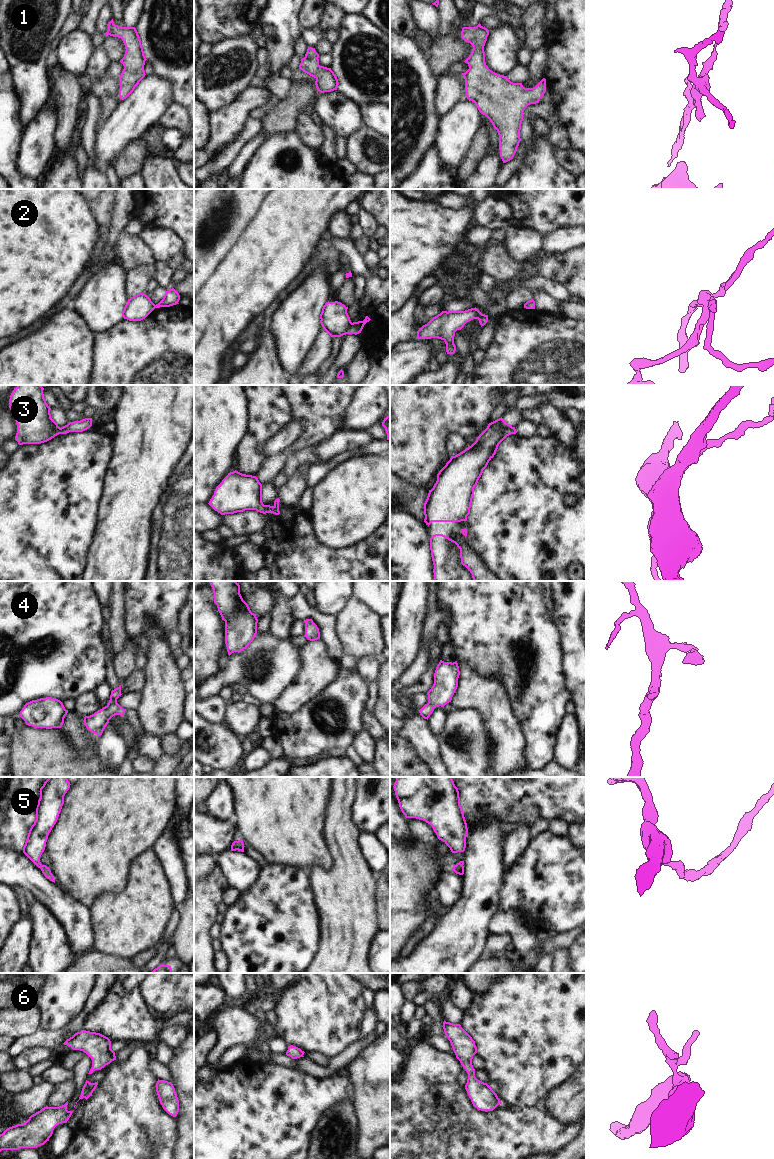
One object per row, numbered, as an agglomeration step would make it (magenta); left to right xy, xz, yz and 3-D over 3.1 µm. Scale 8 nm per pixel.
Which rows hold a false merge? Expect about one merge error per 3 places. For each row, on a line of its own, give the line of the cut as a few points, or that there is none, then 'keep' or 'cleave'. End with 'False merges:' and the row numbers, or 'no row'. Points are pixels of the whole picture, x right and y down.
1: no cut; keep
2: cut in xz along (352, 323), (346, 333); cleave
3: no cut; keep
4: no cut; keep
5: no cut; keep
6: no cut; keep
False merges: 2

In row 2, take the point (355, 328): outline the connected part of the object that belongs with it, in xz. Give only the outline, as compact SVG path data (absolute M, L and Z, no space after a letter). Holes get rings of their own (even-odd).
M366 316L363 321L353 322L353 323L349 326L349 328L348 328L348 330L347 330L347 334L355 334L355 335L357 335L357 334L361 333L364 325L365 325L367 322L369 322L370 320L371 320L371 319L370 319L368 316Z

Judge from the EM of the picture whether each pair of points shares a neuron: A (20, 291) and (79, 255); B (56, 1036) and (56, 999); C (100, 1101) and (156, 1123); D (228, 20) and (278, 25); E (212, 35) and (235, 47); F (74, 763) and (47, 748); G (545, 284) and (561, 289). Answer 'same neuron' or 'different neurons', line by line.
A: same neuron
B: different neurons
C: same neuron
D: different neurons
E: different neurons
F: same neuron
G: same neuron

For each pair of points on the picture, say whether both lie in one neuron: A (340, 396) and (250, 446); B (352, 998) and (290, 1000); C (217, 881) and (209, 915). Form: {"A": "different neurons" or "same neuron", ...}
{"A": "different neurons", "B": "same neuron", "C": "same neuron"}

